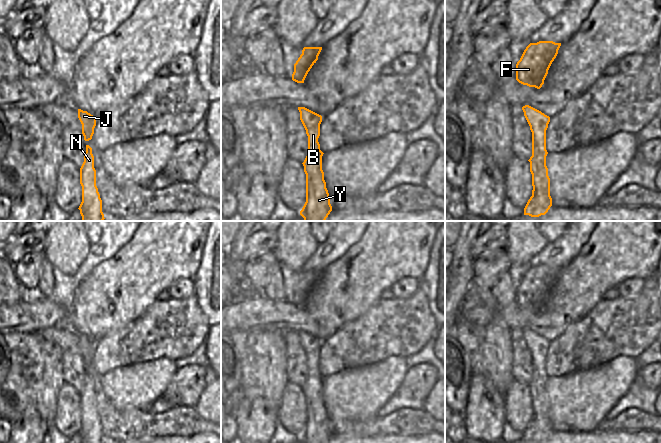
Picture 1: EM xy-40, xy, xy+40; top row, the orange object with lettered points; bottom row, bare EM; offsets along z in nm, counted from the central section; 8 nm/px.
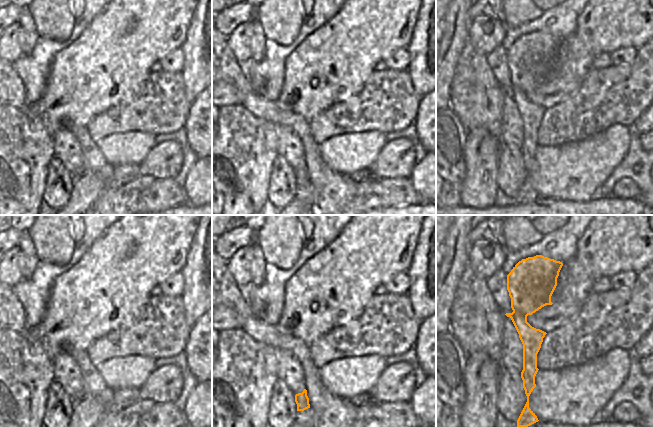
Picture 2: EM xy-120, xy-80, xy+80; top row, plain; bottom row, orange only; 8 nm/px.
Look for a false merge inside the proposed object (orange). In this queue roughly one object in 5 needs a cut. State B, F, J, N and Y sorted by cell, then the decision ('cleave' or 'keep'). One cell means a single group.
B F J N Y | keep

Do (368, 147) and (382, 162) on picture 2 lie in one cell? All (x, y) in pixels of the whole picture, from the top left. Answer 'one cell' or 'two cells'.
two cells

